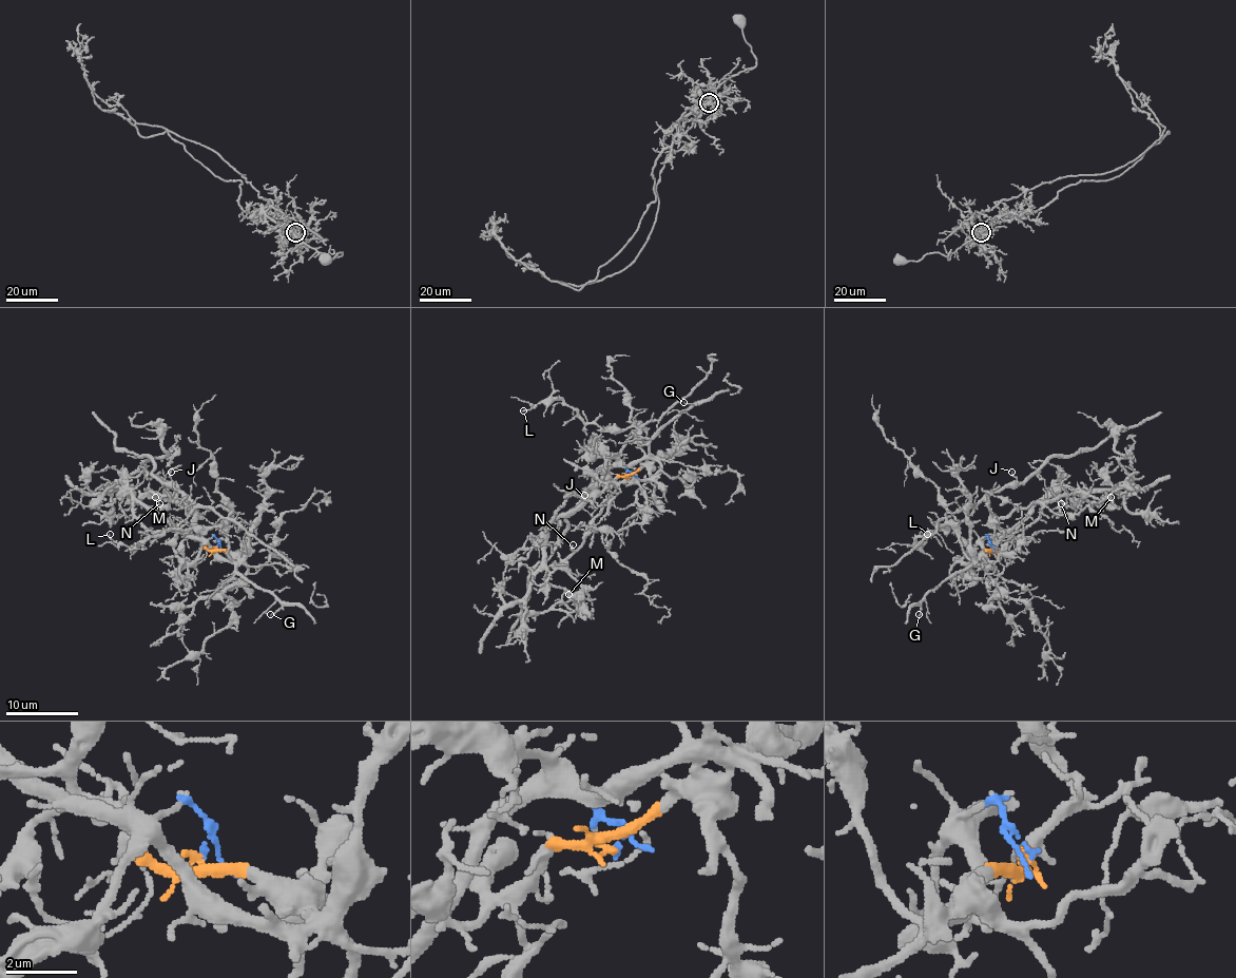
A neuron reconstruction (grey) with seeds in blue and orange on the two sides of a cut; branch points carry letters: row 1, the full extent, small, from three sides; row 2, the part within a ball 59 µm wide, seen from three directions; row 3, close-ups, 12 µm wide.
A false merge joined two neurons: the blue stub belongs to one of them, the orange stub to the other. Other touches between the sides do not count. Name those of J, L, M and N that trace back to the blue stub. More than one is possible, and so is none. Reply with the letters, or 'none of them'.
L

